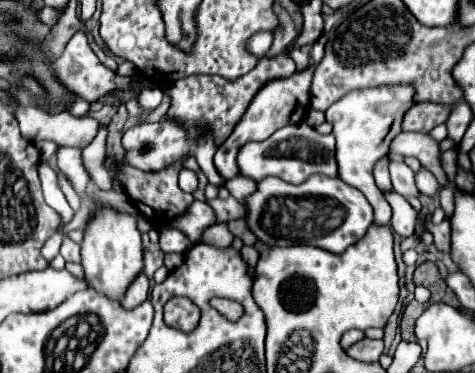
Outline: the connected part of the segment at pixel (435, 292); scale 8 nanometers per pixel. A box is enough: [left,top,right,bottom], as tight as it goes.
[413,262,453,304]

